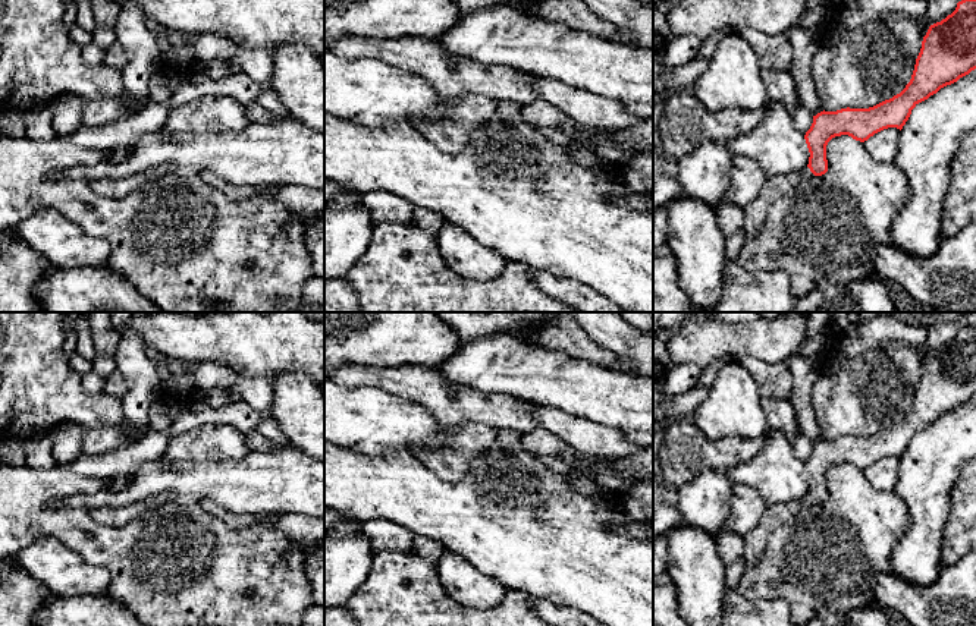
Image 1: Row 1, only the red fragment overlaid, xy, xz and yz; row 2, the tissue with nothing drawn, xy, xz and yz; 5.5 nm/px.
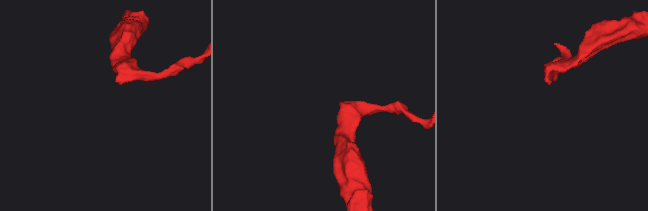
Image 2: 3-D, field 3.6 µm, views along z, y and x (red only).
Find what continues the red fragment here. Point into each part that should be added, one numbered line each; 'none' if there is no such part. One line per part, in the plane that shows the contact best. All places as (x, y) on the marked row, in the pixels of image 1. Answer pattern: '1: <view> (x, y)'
1: yz (777, 186)

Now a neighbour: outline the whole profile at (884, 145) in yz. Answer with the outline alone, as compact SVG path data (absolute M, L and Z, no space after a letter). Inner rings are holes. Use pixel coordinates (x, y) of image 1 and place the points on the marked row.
M897 128L884 129L864 141L864 148L878 163L894 164L900 133L901 130Z

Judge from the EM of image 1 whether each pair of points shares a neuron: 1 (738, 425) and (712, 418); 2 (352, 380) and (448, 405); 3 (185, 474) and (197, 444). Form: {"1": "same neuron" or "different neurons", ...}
{"1": "same neuron", "2": "same neuron", "3": "different neurons"}

